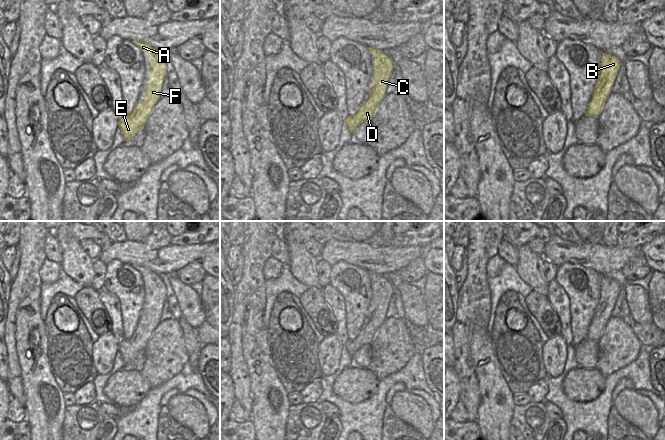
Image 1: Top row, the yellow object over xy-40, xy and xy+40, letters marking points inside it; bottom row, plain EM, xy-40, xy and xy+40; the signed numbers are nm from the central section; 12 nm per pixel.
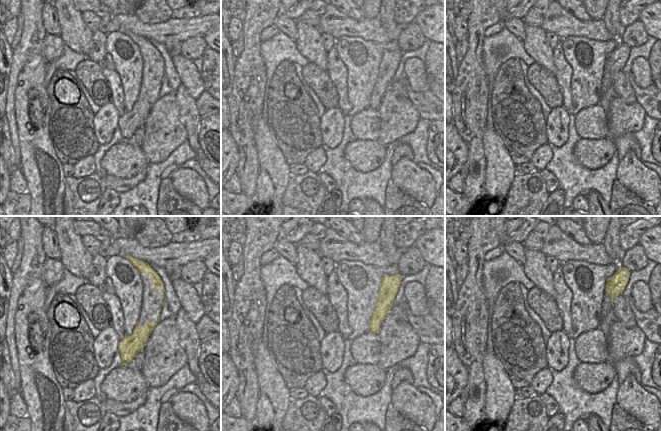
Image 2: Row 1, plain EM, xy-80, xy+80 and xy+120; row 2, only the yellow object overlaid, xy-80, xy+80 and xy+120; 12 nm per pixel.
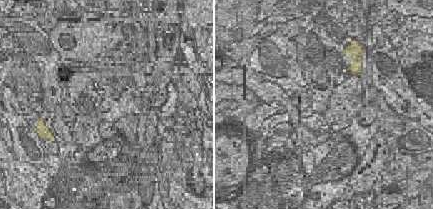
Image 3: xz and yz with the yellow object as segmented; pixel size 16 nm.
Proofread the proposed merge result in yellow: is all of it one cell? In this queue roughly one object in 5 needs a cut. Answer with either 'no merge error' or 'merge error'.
no merge error

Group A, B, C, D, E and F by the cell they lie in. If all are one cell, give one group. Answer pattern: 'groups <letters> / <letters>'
groups A B C D E F

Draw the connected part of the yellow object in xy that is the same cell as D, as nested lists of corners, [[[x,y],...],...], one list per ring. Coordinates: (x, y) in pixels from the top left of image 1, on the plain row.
[[[368,273],[369,278],[372,278],[375,283],[375,301],[368,325],[360,329],[359,335],[354,340],[348,340],[344,345],[344,348],[351,357],[353,357],[363,345],[371,345],[377,330],[386,319],[385,315],[388,304],[393,295],[392,284],[386,278],[381,274]]]

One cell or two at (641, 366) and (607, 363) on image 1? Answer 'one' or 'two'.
two

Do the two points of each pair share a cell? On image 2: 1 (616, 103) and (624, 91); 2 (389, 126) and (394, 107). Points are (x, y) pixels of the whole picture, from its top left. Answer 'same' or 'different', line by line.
1: different
2: same

